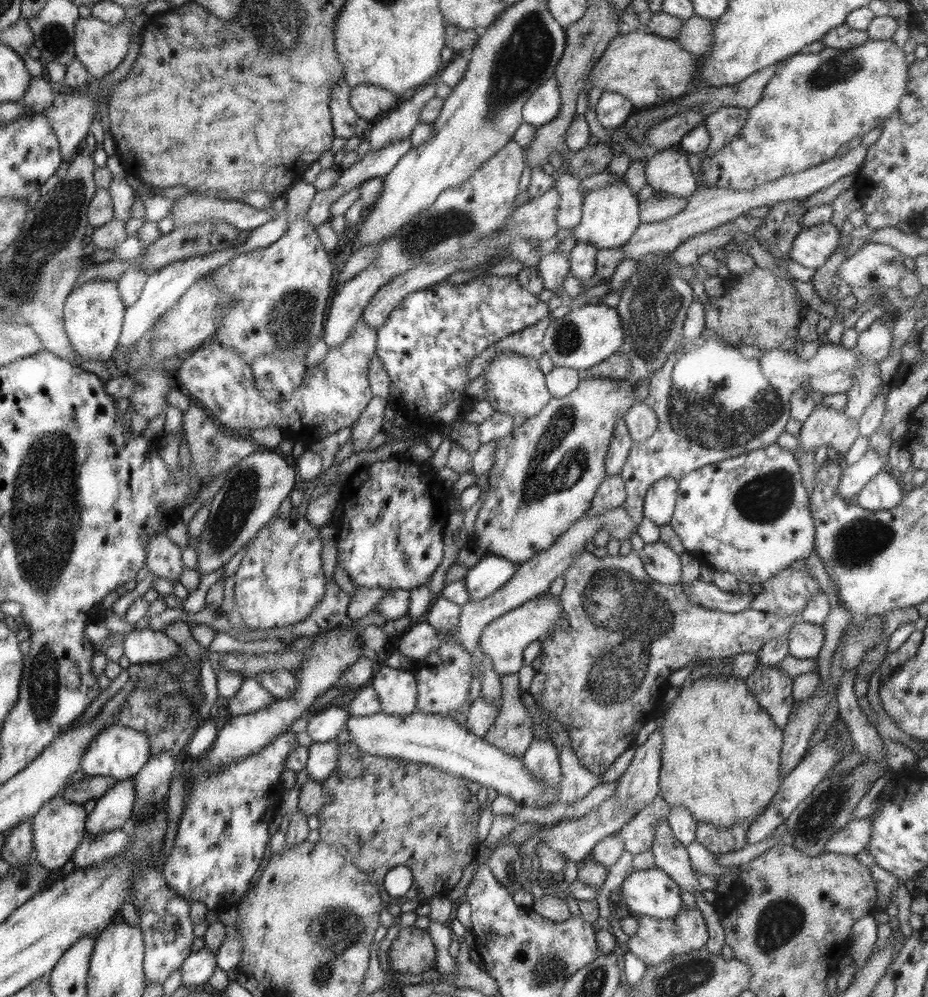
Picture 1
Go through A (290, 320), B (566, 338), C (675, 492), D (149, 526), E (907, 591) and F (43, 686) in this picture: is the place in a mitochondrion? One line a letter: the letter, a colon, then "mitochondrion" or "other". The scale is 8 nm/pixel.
A: mitochondrion
B: mitochondrion
C: other
D: other
E: other
F: mitochondrion

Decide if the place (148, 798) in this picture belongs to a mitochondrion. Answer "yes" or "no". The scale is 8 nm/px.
yes

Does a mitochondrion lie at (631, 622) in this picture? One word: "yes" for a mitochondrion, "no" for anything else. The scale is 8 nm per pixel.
yes

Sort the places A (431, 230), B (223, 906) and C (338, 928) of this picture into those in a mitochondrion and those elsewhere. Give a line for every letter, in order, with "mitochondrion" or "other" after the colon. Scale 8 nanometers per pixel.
A: mitochondrion
B: other
C: mitochondrion

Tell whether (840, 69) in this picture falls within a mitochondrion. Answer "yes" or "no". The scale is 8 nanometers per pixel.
yes

